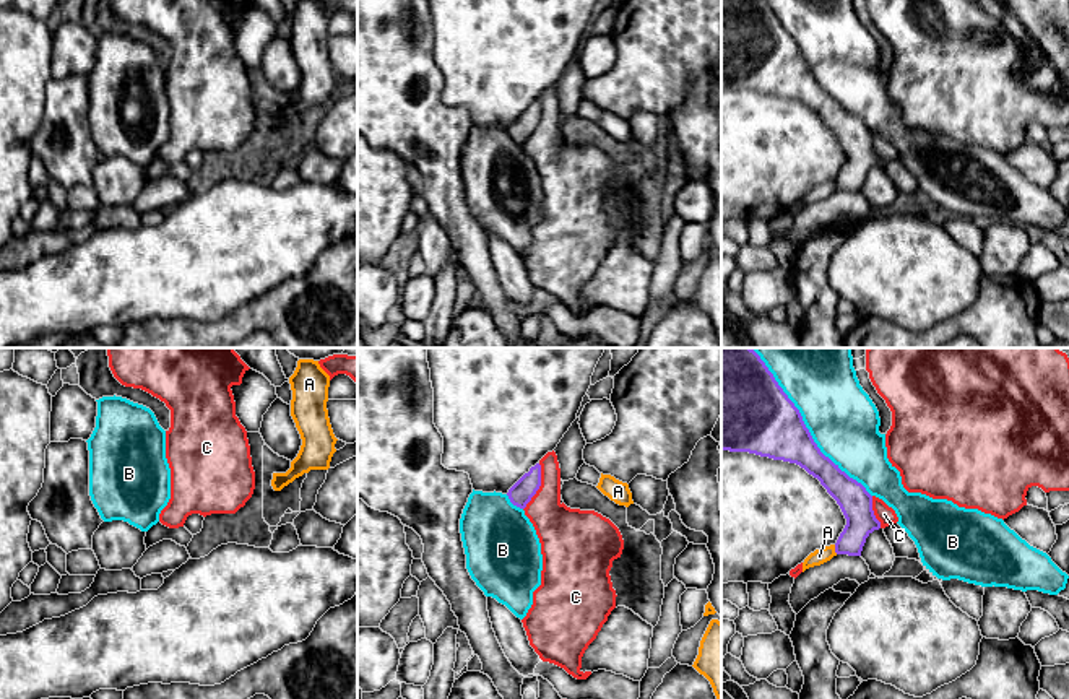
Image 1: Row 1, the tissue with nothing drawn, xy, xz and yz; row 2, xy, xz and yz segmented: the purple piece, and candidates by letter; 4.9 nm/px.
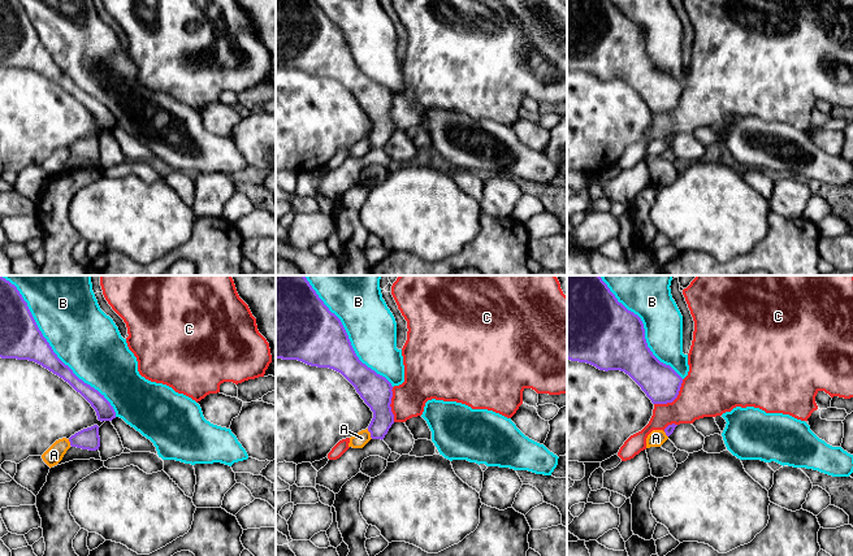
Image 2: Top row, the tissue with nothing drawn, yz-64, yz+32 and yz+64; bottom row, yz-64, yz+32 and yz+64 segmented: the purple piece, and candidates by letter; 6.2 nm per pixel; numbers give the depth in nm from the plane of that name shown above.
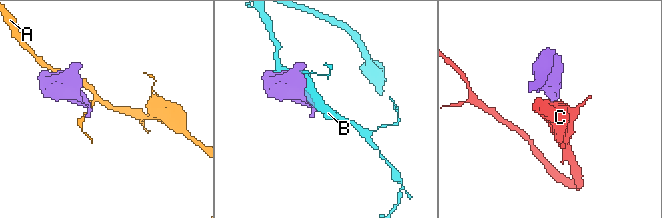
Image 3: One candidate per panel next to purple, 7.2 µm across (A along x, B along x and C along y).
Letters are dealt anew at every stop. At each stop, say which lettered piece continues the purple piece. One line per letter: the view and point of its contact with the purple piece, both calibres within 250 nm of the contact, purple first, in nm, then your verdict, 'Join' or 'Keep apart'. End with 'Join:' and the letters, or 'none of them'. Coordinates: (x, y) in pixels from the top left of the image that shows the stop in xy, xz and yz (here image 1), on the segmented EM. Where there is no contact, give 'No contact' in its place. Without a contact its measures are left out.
A: Touches purple at yz (835, 550). Thickness 160 nm (purple) against 80 nm. Keep apart
B: Touches purple at yz (804, 425). Thickness 360 nm (purple) against 360 nm. Keep apart
C: Touches purple at xz (540, 485). Thickness 110 nm (purple) against 240 nm. Keep apart
Join: none of them

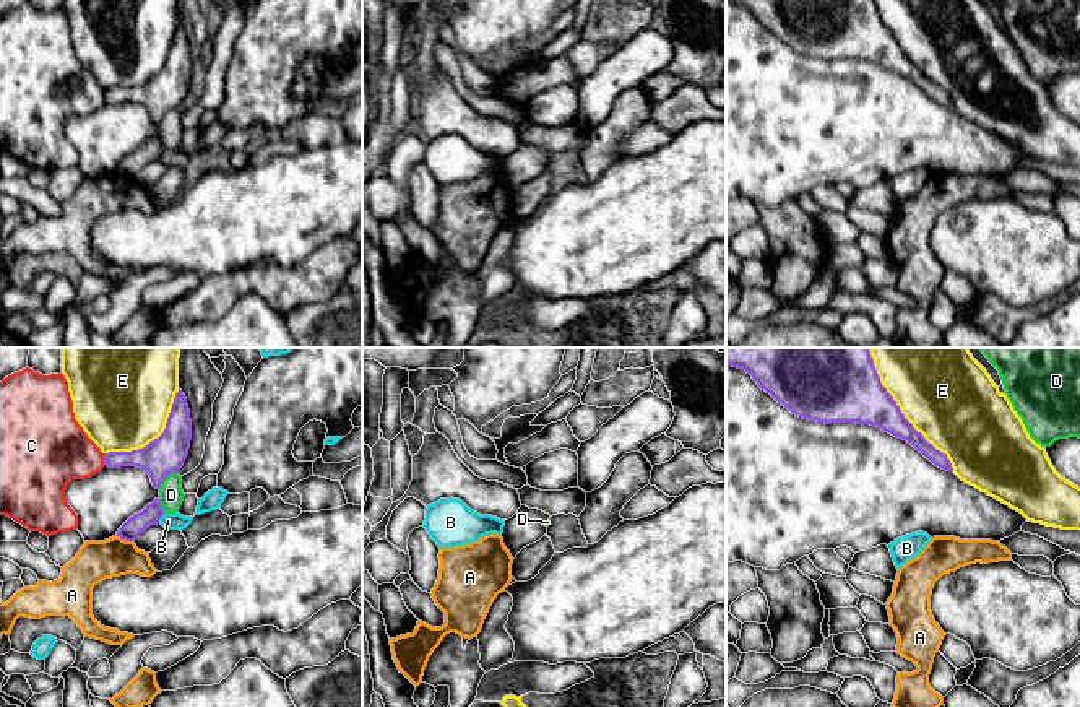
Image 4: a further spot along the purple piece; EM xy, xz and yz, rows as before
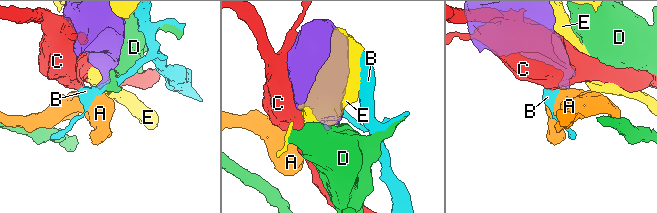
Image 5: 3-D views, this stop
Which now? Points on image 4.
A: Touches purple at xy (125, 540). Thickness 100 nm (purple) against 200 nm. Keep apart
B: Touches purple at xy (159, 519). Thickness 100 nm (purple) against 80 nm. Keep apart
C: Touches purple at xy (104, 460). Thickness 160 nm (purple) against 340 nm. Keep apart
D: Touches purple at xy (166, 477). Thickness 190 nm (purple) against 120 nm. Keep apart
E: Touches purple at yz (900, 412). Thickness 280 nm (purple) against 460 nm. Keep apart
Join: none of them

